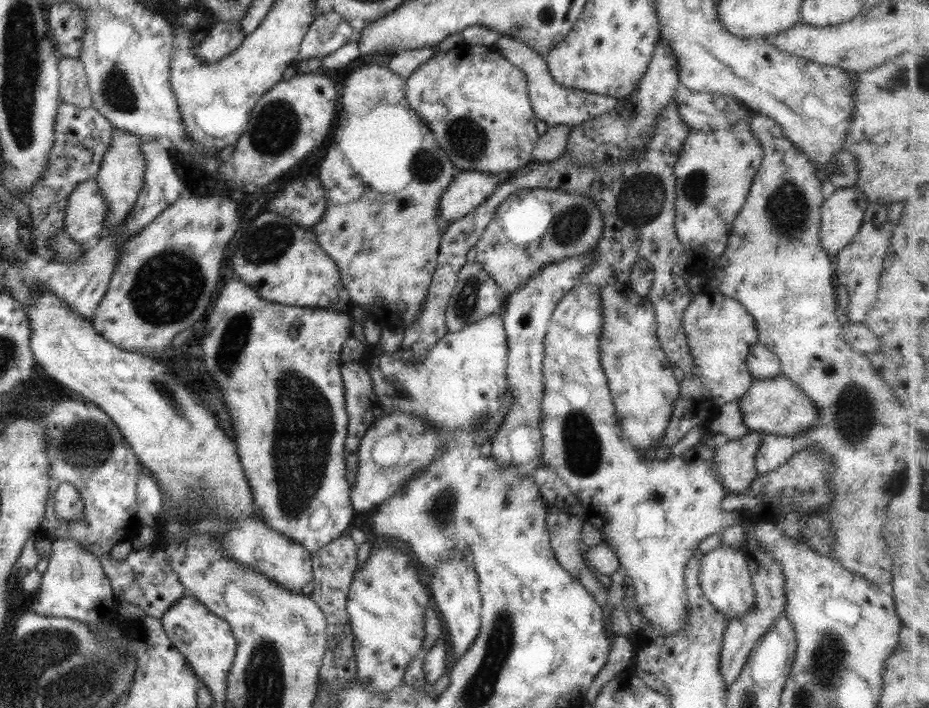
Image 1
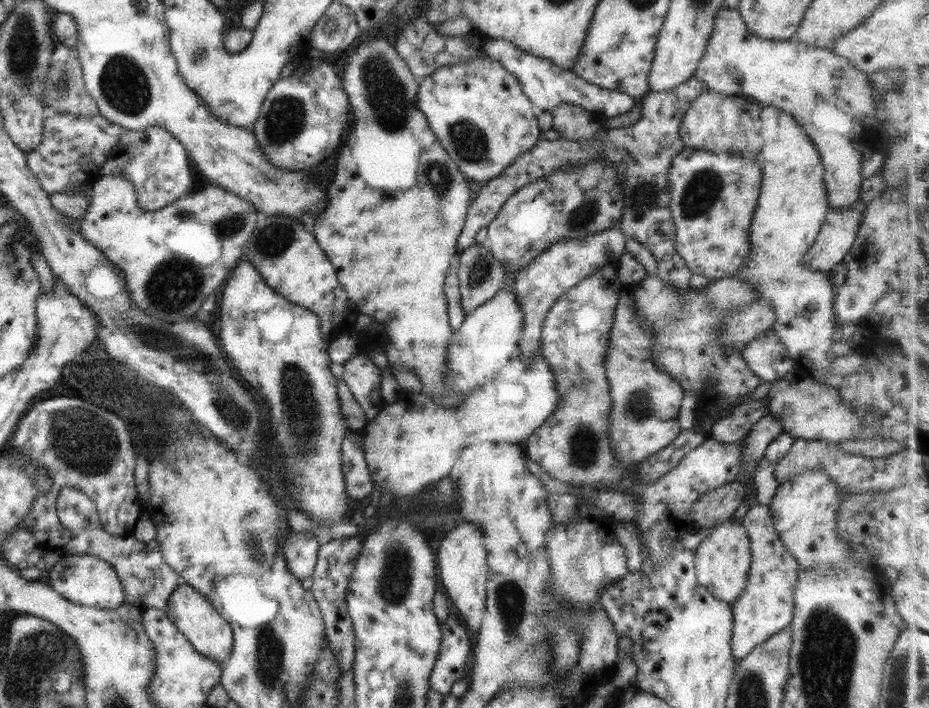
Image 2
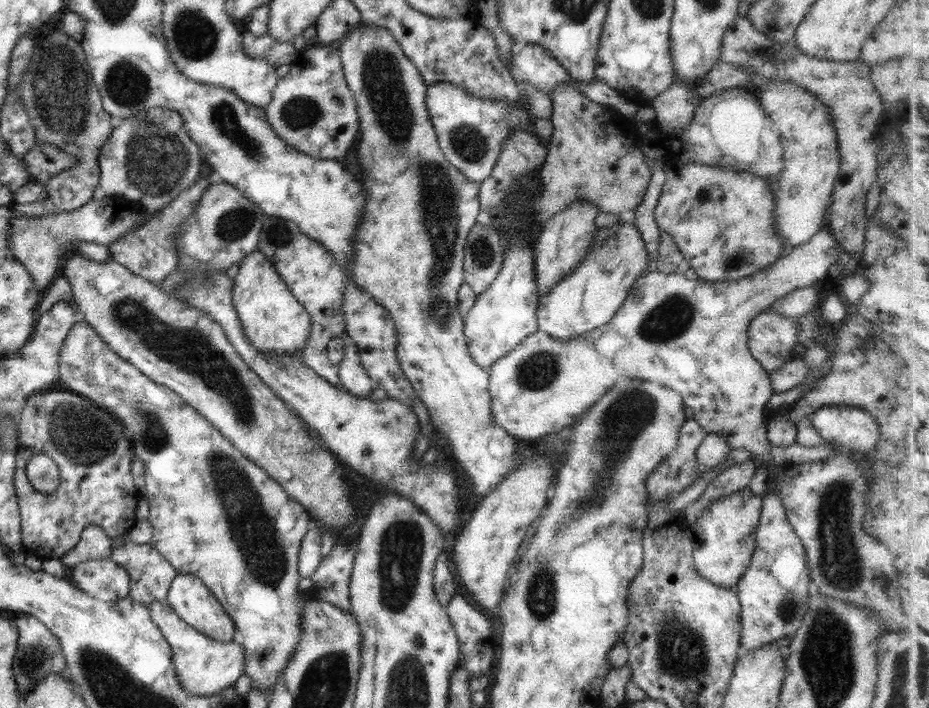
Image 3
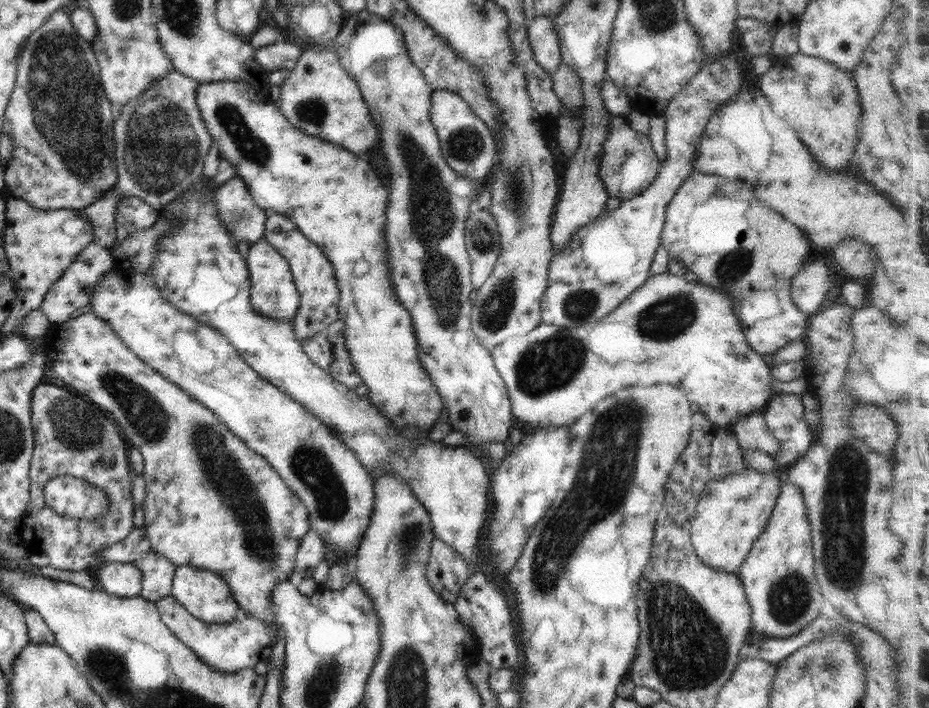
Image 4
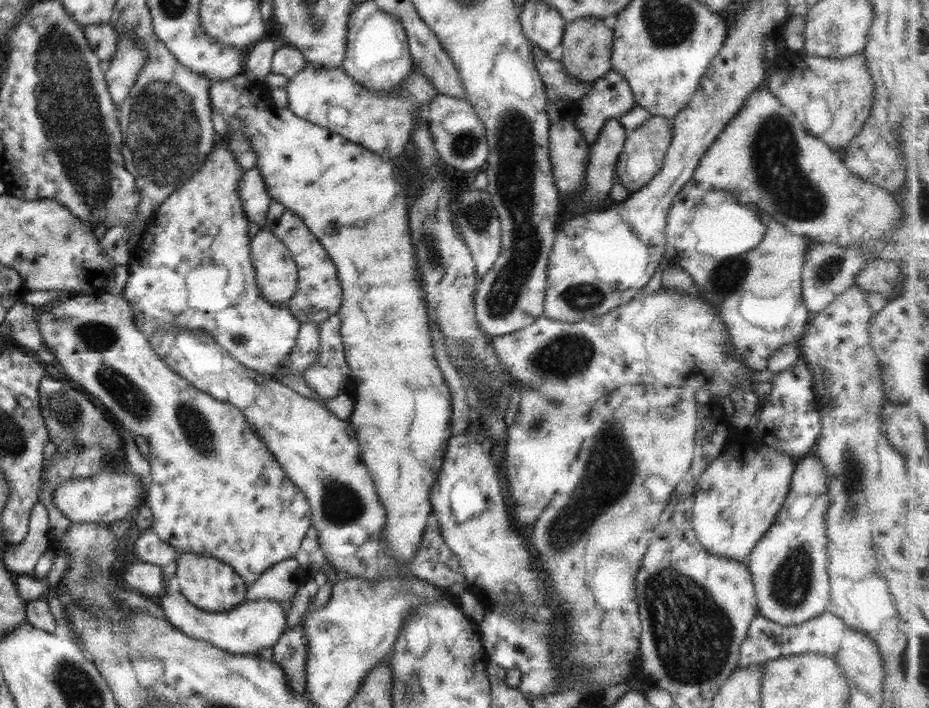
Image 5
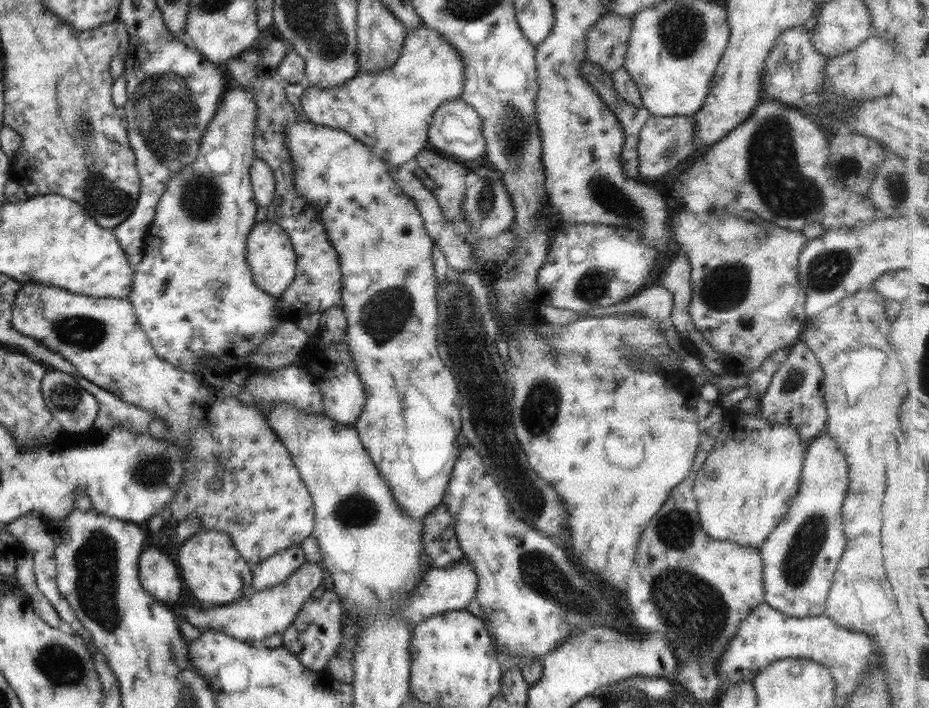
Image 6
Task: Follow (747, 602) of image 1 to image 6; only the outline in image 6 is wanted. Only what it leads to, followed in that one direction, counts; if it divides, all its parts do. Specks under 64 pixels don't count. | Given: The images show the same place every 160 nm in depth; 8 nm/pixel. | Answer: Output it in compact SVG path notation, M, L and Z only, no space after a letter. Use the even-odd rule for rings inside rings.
M729 413L728 429L723 427L717 441L696 474L693 493L697 502L699 523L710 538L736 543L742 547L760 547L787 514L794 495L798 492L799 478L808 442L802 440L797 428L777 424L757 414Z

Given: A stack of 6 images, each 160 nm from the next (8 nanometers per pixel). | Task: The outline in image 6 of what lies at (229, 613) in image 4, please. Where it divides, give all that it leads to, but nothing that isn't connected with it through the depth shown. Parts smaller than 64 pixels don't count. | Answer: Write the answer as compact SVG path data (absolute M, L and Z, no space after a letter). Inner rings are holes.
M201 530L176 548L175 557L184 586L202 604L228 605L251 591L252 571L236 551L231 536L217 530Z

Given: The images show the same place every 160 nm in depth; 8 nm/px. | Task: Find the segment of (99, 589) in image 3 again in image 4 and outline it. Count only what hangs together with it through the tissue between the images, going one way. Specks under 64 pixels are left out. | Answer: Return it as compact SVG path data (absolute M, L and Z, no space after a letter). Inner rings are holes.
M133 563L99 564L90 571L99 589L110 596L136 597L142 589L142 571Z

